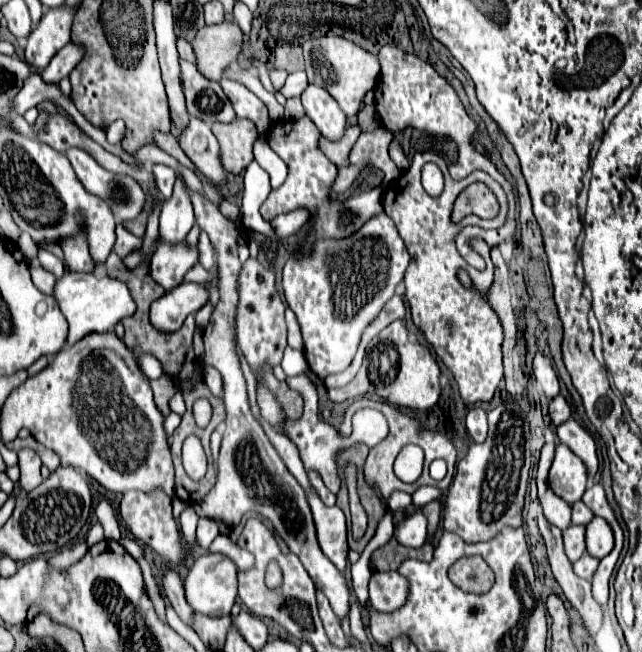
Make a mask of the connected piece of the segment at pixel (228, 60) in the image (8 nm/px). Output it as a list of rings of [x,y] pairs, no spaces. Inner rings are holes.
[[[236,20],[204,26],[192,42],[198,60],[196,68],[210,80],[222,80],[224,70],[236,64],[244,42],[246,36]]]

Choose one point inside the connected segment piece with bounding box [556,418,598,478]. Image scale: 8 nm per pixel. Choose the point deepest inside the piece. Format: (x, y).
(571, 433)

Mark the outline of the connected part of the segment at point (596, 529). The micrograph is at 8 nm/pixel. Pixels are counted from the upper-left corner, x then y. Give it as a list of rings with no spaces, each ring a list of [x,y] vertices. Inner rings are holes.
[[[594,518],[586,526],[586,550],[594,558],[604,558],[614,546],[614,534],[604,518]]]

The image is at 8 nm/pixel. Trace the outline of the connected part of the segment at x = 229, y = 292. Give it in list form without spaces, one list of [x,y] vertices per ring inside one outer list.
[[[192,194],[194,202],[194,216],[196,224],[210,236],[210,242],[216,250],[216,268],[218,268],[218,302],[214,306],[214,312],[210,316],[210,322],[204,330],[204,362],[208,366],[214,366],[224,382],[224,406],[226,406],[226,430],[222,438],[222,448],[218,456],[218,480],[216,486],[194,504],[194,510],[200,518],[218,520],[224,526],[230,528],[230,518],[242,518],[248,510],[258,512],[262,518],[268,518],[278,534],[286,540],[290,552],[294,552],[300,562],[304,564],[308,576],[314,580],[316,588],[324,592],[324,596],[330,600],[332,610],[338,618],[344,618],[350,608],[350,590],[346,586],[344,574],[324,558],[324,552],[320,550],[316,542],[316,530],[312,522],[312,512],[306,502],[306,494],[300,488],[300,484],[292,478],[284,462],[280,460],[278,452],[270,444],[268,436],[264,434],[260,422],[256,422],[256,416],[252,414],[248,406],[248,388],[246,378],[240,370],[240,356],[236,352],[236,302],[240,302],[238,288],[240,284],[236,278],[240,278],[240,266],[238,260],[238,226],[224,218],[218,206],[208,202],[204,196]]]

